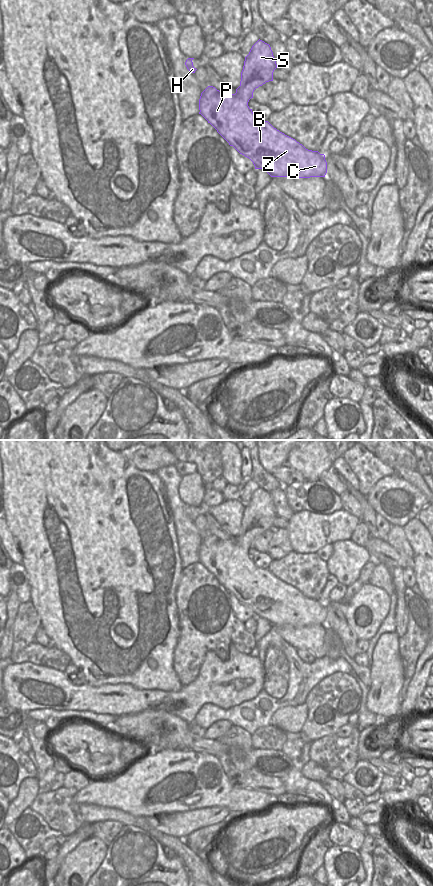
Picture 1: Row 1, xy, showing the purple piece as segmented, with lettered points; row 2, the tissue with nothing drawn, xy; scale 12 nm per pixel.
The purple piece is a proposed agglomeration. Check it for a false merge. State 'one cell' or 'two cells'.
one cell

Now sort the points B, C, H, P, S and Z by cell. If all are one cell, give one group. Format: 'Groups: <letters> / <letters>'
Groups: B C H P S Z

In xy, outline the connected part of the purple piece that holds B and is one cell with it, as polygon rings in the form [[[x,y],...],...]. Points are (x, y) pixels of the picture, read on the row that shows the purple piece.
[[[259,39],[245,57],[236,93],[208,86],[199,99],[199,114],[230,146],[249,158],[255,169],[262,169],[271,177],[325,177],[324,154],[306,149],[268,121],[257,119],[248,106],[254,90],[273,81],[276,68],[270,45]]]

